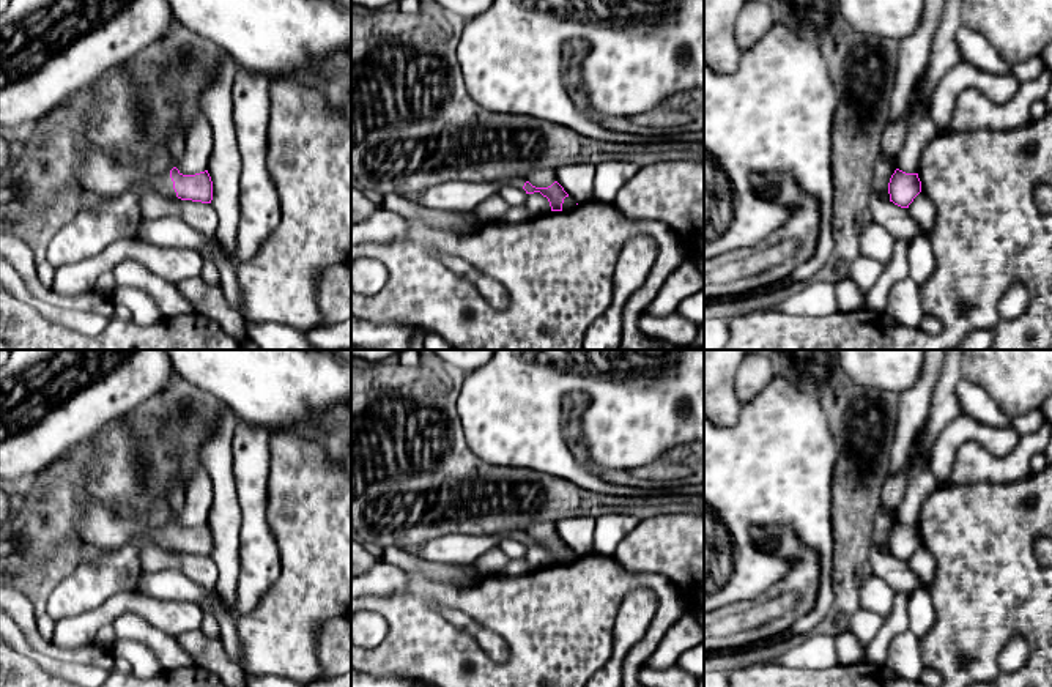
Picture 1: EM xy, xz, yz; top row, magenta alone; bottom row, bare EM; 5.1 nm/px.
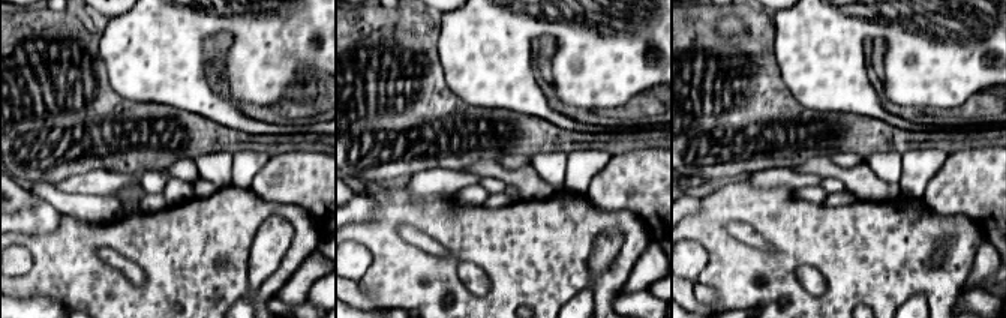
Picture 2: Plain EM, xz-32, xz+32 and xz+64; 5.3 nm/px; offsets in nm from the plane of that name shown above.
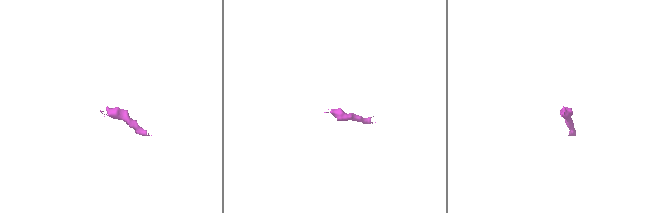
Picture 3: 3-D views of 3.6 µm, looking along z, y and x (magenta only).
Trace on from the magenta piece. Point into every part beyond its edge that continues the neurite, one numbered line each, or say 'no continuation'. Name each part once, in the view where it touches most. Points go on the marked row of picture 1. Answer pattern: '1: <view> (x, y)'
1: xy (162, 185)

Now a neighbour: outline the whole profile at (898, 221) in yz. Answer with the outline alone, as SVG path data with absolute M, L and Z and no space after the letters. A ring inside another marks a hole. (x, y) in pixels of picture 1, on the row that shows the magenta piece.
M871 197L872 221L887 228L896 240L910 240L920 235L920 225L912 219L907 208L901 208L890 200Z

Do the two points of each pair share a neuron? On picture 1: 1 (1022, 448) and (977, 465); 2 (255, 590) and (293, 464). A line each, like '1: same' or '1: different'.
1: same
2: different

